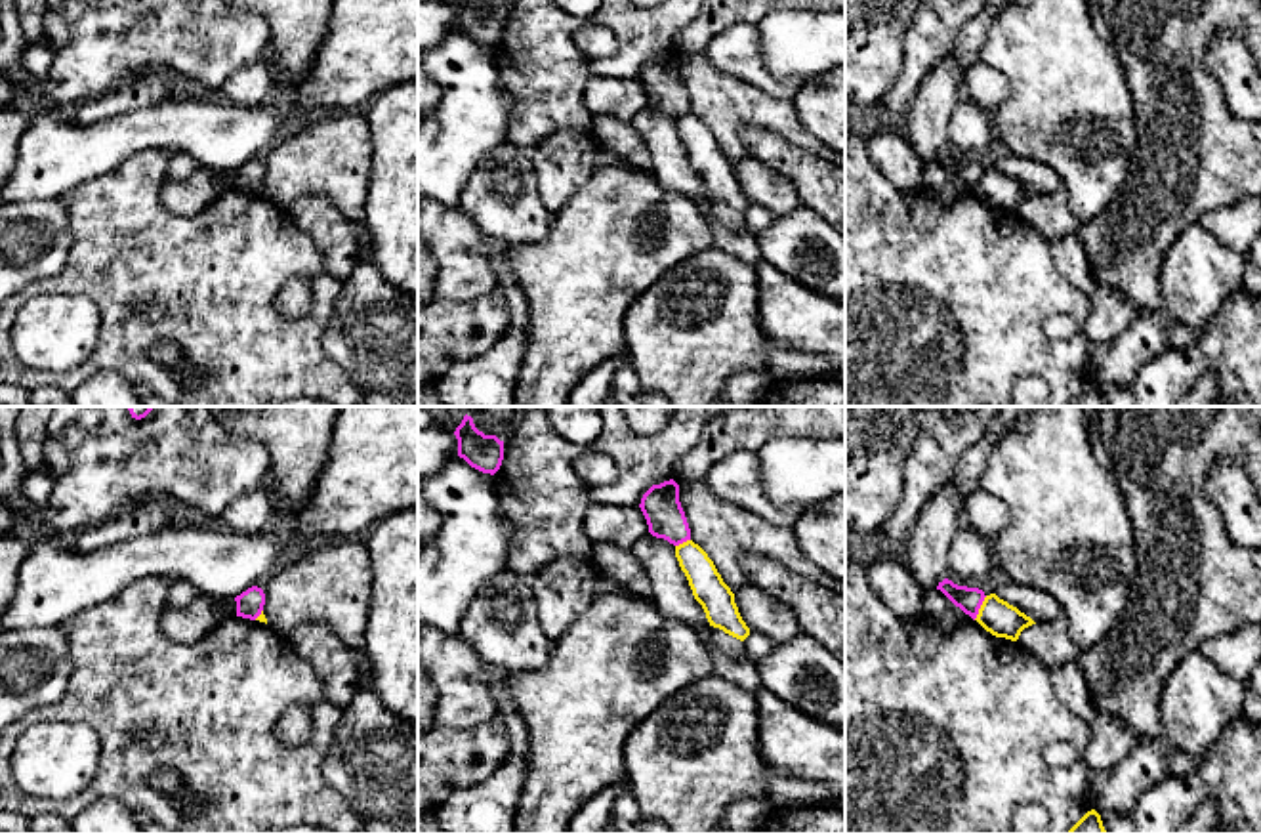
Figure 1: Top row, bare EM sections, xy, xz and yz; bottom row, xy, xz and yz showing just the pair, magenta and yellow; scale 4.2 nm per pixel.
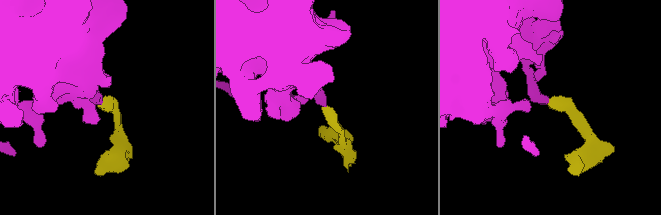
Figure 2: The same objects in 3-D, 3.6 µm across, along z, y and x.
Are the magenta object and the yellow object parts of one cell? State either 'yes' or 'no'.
no

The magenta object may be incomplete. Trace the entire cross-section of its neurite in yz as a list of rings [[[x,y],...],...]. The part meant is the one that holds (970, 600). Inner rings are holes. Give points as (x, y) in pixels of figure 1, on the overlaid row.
[[[948,578],[939,582],[937,590],[941,590],[956,607],[960,607],[973,620],[977,618],[979,609],[986,597],[982,590],[958,586]]]

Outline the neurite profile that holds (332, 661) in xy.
[[[324,624],[298,626],[288,641],[315,668],[328,702],[343,710],[359,687],[359,668],[351,649]]]

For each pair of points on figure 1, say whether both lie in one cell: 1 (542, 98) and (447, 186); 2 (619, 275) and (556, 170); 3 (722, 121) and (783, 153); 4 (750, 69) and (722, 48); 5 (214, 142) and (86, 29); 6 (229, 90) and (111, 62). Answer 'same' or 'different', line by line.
1: different
2: different
3: different
4: same
5: different
6: different

